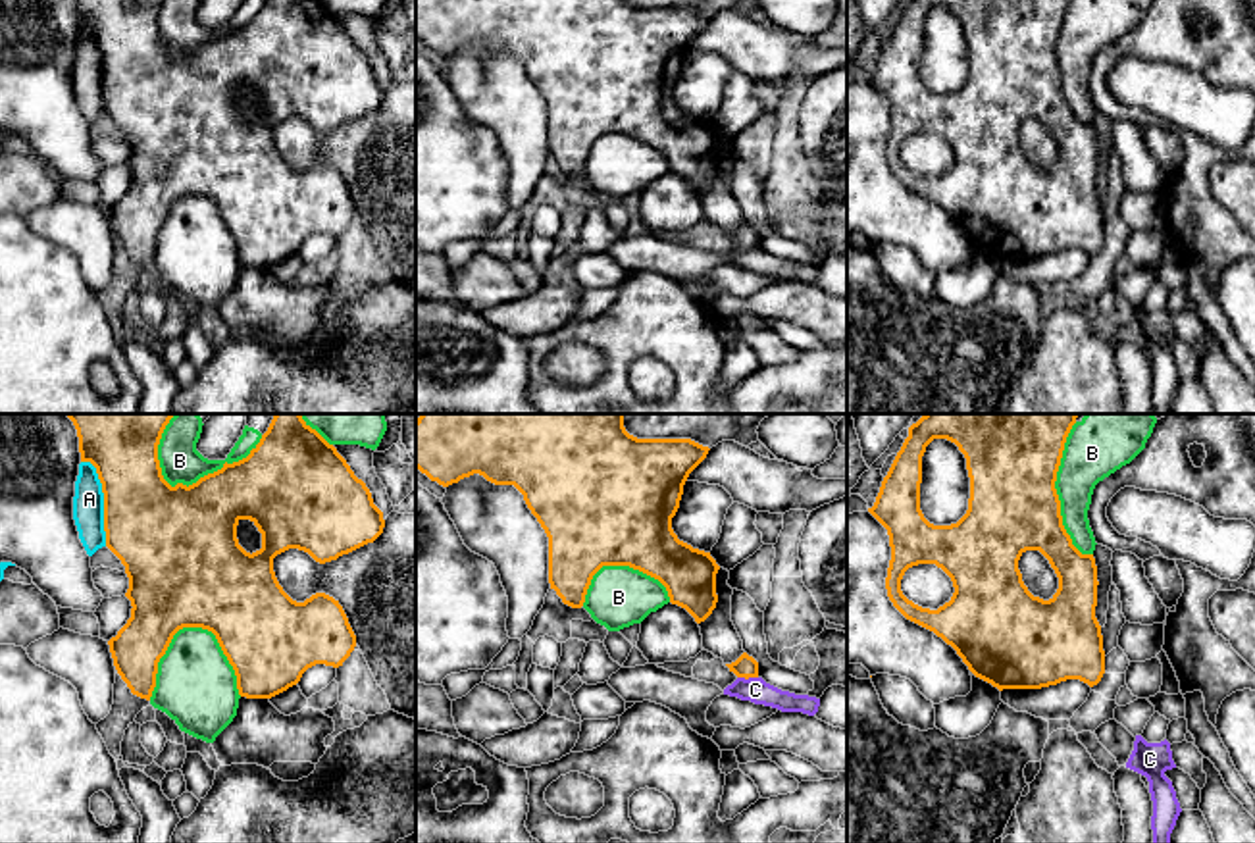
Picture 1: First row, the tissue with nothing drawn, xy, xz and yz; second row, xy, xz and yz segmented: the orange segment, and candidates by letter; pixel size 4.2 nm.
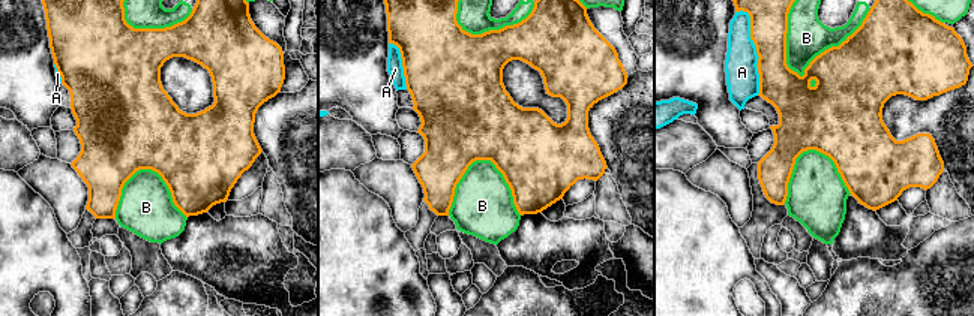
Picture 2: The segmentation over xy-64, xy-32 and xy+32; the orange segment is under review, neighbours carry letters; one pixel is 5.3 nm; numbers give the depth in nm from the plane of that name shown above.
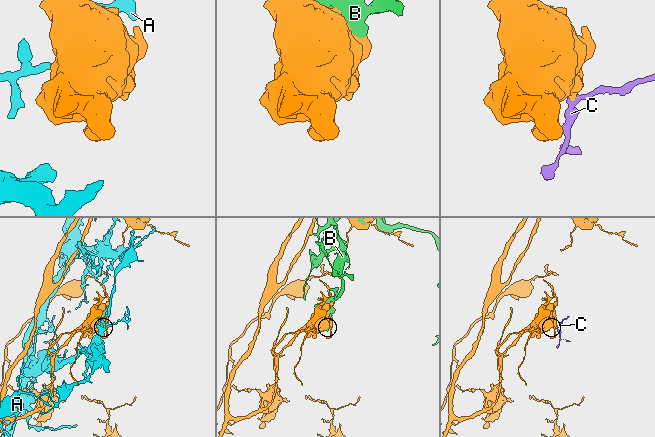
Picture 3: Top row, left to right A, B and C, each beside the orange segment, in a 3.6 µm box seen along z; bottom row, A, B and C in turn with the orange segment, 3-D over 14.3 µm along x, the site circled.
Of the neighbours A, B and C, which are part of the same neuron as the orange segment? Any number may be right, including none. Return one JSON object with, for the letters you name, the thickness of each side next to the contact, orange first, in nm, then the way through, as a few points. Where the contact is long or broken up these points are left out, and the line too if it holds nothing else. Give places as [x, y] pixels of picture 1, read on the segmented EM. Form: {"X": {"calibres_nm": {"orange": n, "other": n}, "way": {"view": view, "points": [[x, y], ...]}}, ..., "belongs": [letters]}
{"belongs": []}

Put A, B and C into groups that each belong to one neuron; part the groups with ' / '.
A / B / C

